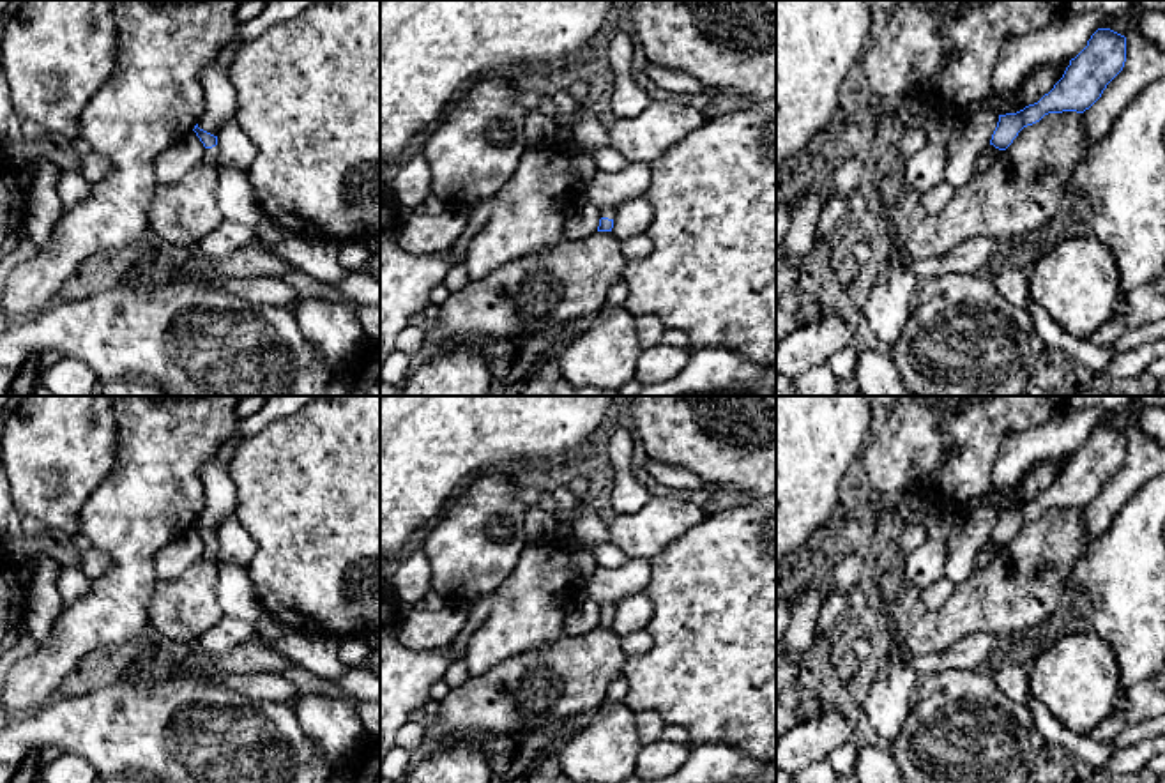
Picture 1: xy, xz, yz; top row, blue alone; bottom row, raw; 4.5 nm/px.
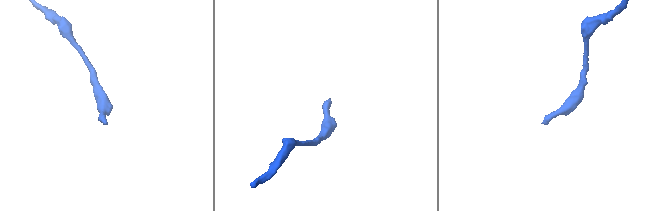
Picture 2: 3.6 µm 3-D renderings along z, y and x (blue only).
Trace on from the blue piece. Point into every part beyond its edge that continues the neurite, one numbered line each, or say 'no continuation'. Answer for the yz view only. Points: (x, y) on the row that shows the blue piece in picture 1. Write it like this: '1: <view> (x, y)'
1: yz (985, 159)

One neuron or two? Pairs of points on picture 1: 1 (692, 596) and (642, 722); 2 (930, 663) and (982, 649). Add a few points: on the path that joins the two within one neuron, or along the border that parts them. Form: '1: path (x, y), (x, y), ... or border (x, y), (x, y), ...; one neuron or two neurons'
1: border (637, 711), (654, 711), (665, 723); two neurons
2: path (943, 660), (969, 653); one neuron

